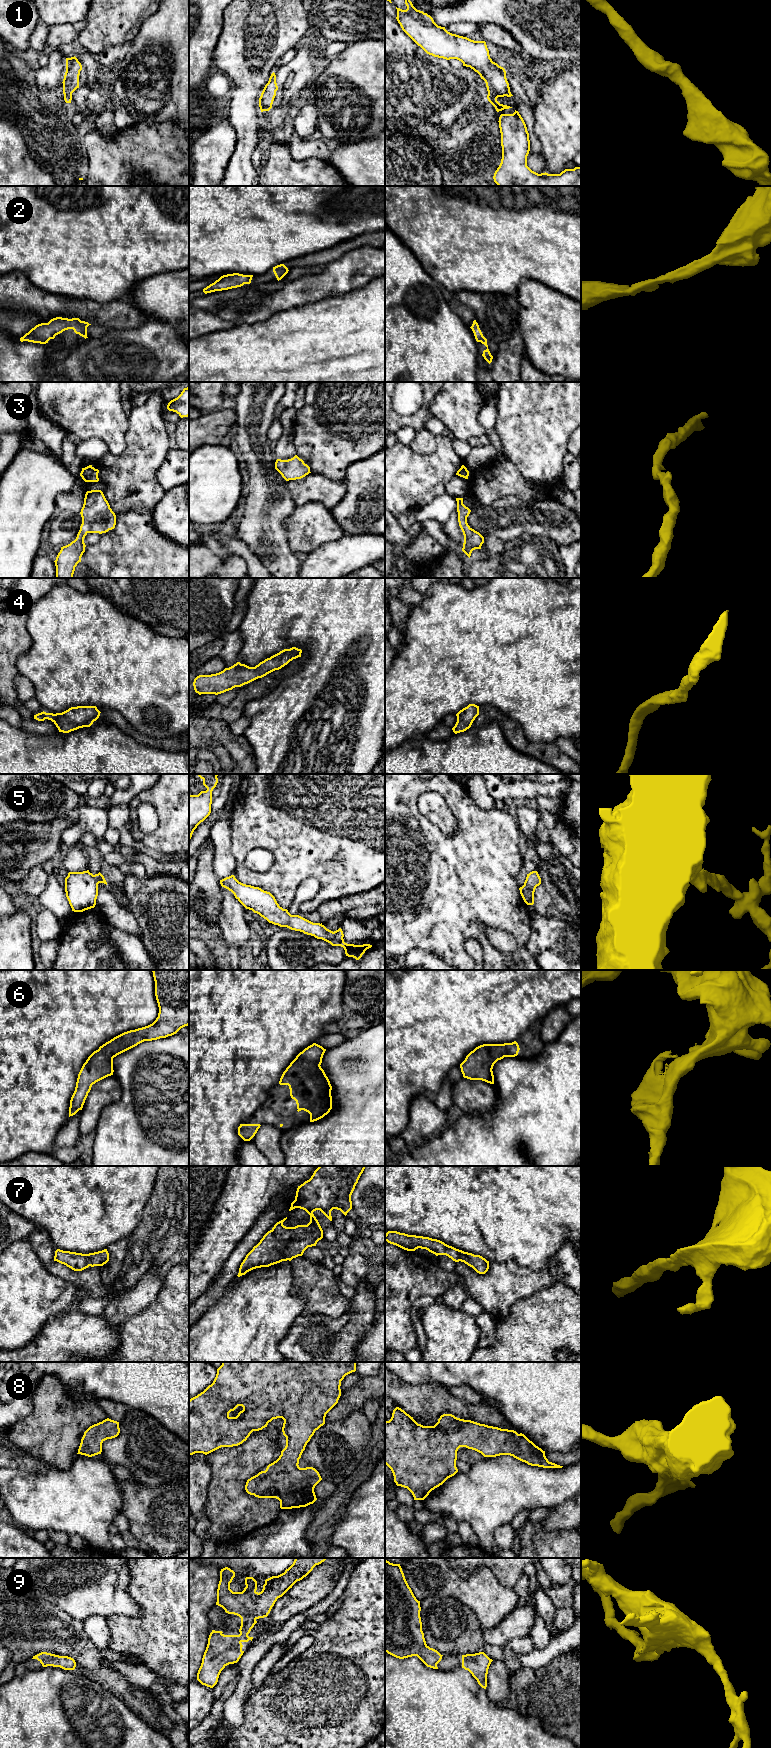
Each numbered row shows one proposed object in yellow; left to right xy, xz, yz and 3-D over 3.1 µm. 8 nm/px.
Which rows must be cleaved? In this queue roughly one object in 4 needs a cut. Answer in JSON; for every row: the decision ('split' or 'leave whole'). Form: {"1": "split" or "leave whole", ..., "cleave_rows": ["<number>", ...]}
{"1": "leave whole", "2": "leave whole", "3": "leave whole", "4": "leave whole", "5": "leave whole", "6": "leave whole", "7": "leave whole", "8": "leave whole", "9": "leave whole", "cleave_rows": []}

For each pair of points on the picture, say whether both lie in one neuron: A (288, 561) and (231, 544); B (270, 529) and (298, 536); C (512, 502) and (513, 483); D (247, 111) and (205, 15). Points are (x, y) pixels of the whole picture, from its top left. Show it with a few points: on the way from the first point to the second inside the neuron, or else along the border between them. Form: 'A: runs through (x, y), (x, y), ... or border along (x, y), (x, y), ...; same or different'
A: border along (236, 536), (265, 567); different
B: border along (292, 511), (284, 520), (284, 528), (294, 554); different
C: border along (535, 499), (506, 496), (490, 505); different
D: border along (223, 18), (223, 28), (214, 50), (211, 64); different

